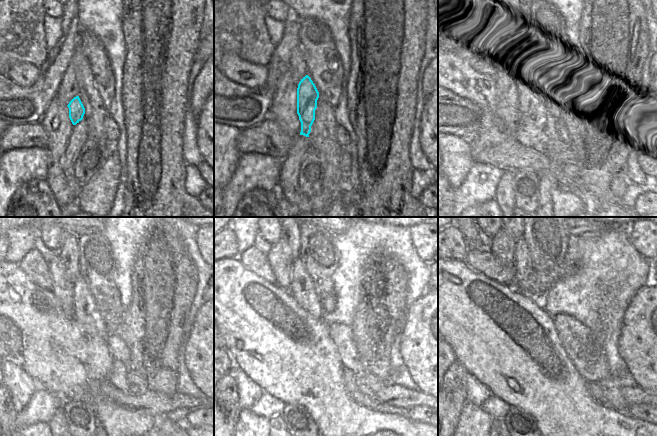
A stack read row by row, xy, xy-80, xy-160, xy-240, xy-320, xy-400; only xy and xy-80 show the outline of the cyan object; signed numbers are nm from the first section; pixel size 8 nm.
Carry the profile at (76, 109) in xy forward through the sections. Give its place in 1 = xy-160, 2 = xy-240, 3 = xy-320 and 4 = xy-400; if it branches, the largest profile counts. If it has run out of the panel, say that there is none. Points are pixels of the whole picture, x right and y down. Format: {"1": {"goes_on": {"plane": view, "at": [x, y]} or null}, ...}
{"1": {"goes_on": {"plane": "xy-160", "at": [537, 109]}}, "2": {"goes_on": {"plane": "xy-240", "at": [85, 312]}}, "3": {"goes_on": {"plane": "xy-320", "at": [302, 289]}}, "4": {"goes_on": {"plane": "xy-400", "at": [523, 266]}}}

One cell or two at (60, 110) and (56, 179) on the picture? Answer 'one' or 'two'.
one

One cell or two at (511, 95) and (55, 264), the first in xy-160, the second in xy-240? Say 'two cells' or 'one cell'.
one cell

